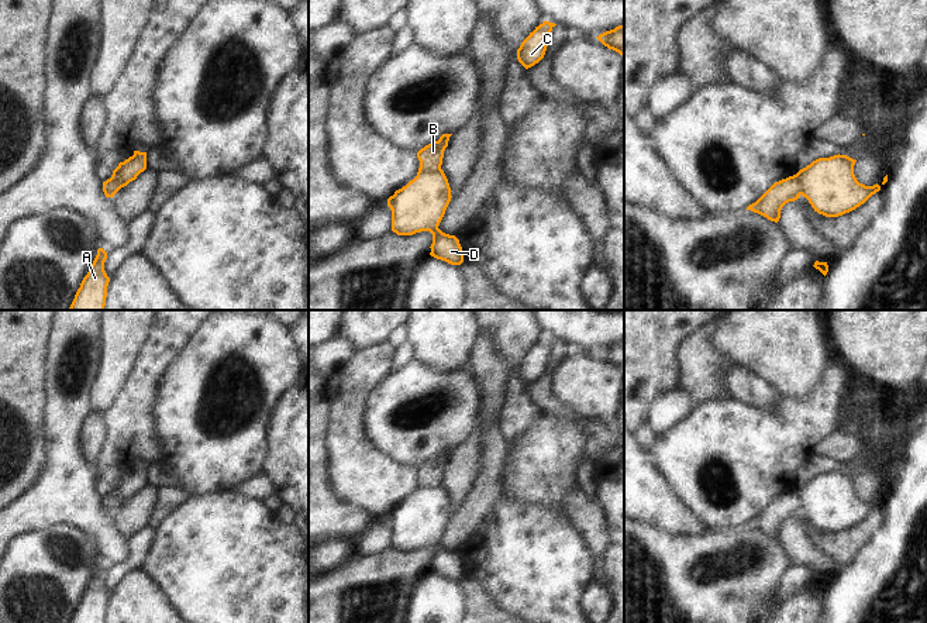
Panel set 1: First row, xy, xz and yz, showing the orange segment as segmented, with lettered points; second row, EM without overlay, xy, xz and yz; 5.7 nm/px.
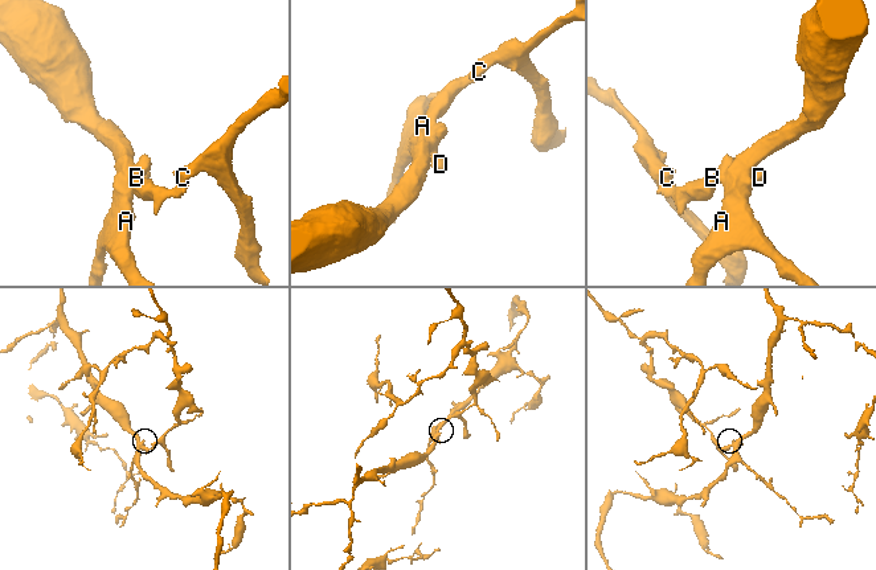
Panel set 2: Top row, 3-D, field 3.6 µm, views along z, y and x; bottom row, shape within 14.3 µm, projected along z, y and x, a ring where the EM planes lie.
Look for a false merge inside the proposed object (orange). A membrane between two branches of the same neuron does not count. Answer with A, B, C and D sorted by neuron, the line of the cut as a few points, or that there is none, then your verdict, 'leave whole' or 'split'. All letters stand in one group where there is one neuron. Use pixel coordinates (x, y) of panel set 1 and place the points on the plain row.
A D / B C | xz (440, 484), (419, 486) | split

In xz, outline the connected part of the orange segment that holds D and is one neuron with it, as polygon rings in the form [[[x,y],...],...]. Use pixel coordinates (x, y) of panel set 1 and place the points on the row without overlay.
[[[442,485],[418,486],[413,496],[387,514],[387,522],[392,526],[393,548],[413,551],[430,547],[433,550],[430,571],[451,581],[461,581],[464,568],[459,555],[438,544],[451,513],[451,503]]]

